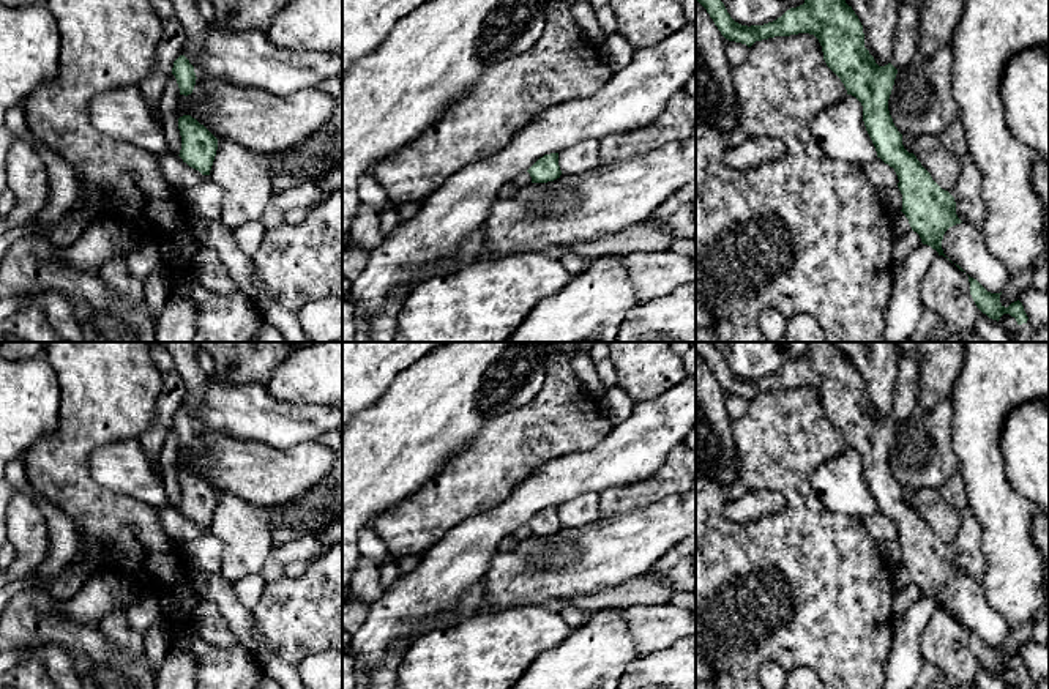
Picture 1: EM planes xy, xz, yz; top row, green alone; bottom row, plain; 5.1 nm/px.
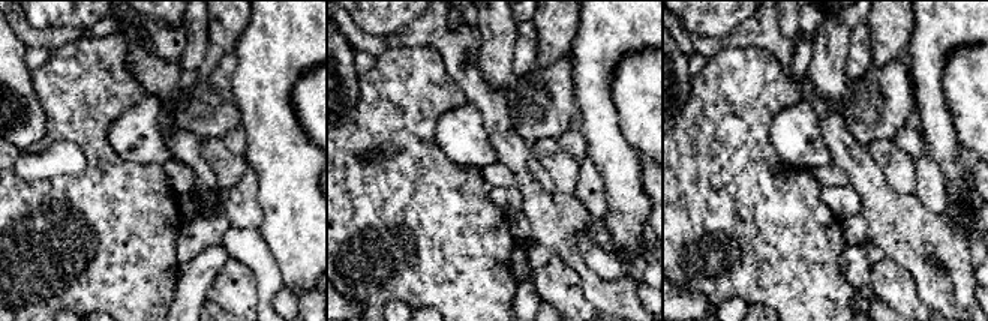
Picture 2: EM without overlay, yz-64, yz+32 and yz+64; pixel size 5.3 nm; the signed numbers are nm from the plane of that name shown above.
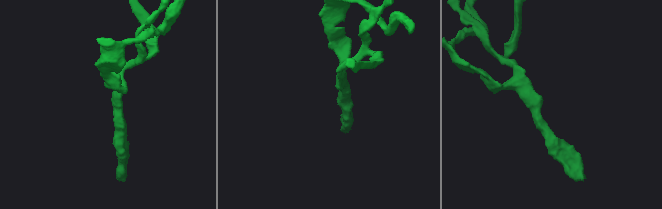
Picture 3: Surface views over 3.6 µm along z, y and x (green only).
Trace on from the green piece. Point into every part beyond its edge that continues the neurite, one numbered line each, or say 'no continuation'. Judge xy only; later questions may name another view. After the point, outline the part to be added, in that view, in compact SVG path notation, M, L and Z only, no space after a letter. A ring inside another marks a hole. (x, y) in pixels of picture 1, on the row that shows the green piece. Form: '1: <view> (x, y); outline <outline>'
no continuation

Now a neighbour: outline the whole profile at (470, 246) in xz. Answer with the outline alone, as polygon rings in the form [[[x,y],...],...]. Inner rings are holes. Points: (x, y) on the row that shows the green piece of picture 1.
[[[480,227],[476,232],[470,233],[462,241],[457,259],[445,271],[453,271],[453,270],[473,263],[476,260],[476,255],[480,254],[481,246],[483,246],[483,227]]]

